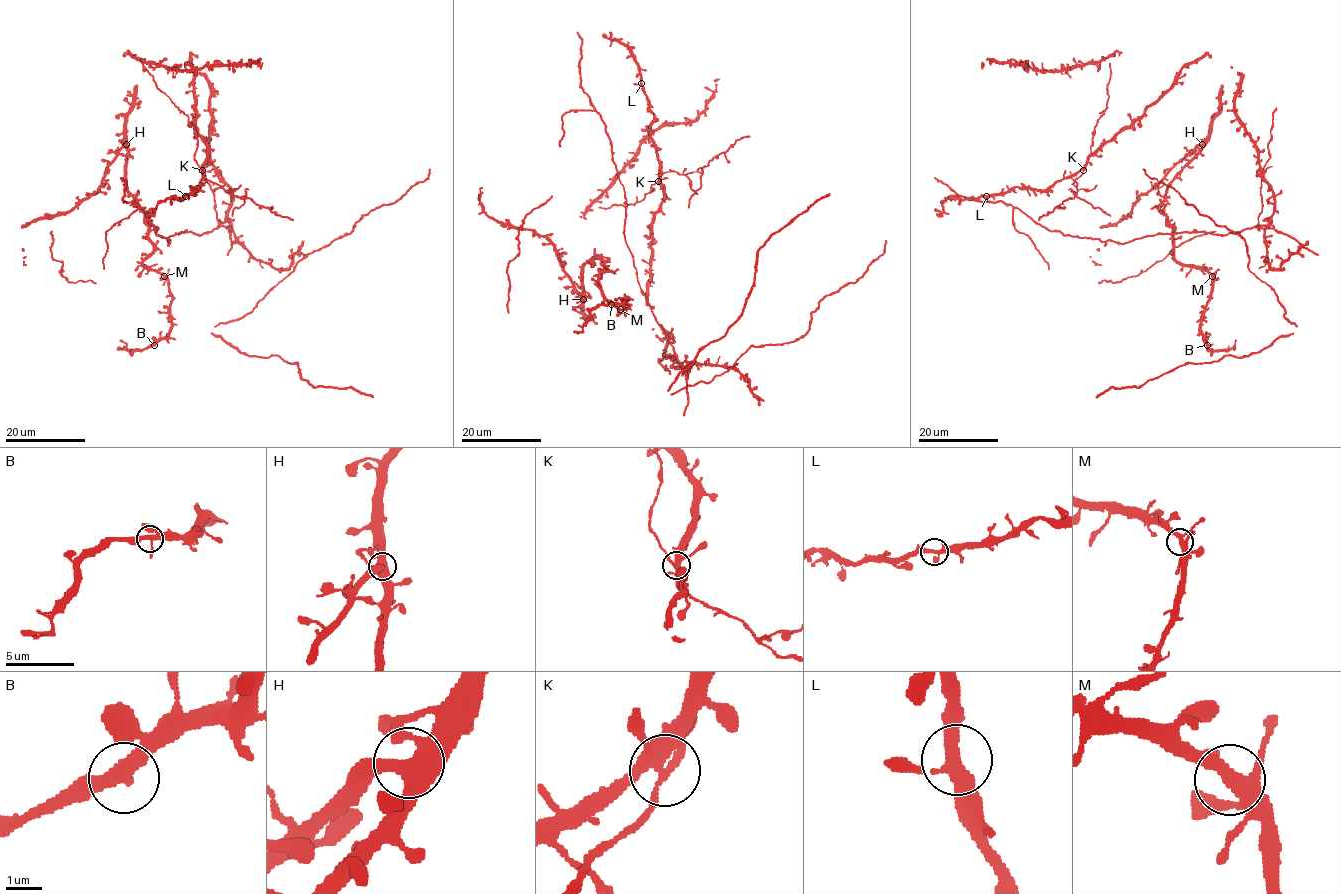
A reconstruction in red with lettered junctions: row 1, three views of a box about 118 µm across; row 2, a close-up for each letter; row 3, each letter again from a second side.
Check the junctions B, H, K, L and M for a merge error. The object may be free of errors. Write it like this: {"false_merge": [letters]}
{"false_merge": ["K"]}

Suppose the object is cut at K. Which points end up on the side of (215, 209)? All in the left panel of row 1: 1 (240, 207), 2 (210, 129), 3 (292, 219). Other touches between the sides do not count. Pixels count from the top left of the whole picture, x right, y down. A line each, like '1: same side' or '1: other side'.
1: other side
2: same side
3: other side

